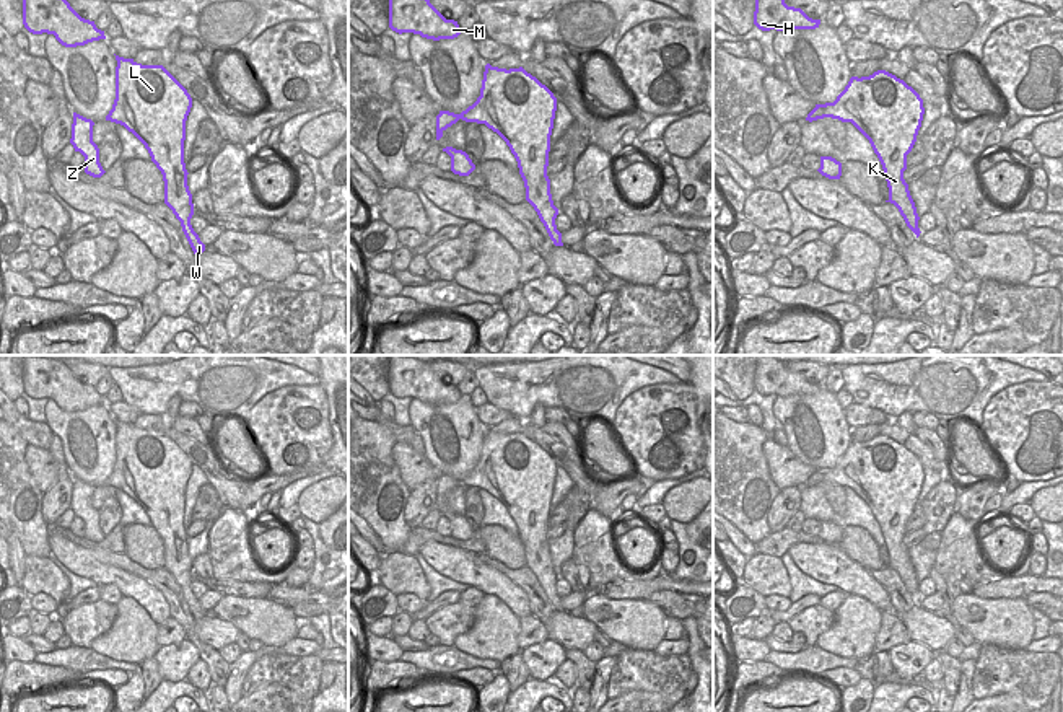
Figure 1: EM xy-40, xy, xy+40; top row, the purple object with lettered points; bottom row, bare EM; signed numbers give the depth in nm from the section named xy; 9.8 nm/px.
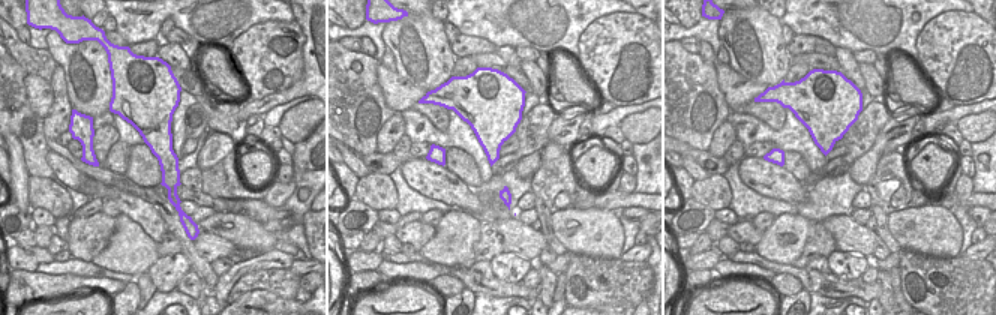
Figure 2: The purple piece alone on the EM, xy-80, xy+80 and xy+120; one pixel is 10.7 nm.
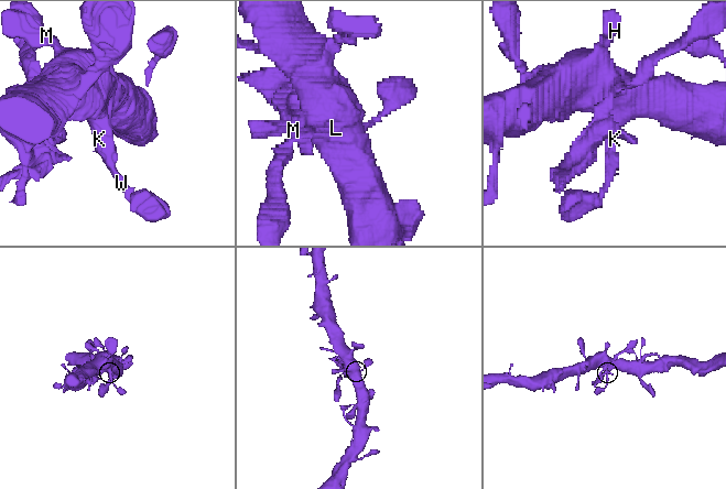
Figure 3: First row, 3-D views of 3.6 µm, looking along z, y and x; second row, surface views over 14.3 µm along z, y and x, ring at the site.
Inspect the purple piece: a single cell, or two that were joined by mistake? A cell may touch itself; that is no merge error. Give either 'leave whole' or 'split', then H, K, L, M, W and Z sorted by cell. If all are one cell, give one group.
split | H K L M W / Z

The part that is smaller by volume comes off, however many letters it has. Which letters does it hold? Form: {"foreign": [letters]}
{"foreign": ["Z"]}

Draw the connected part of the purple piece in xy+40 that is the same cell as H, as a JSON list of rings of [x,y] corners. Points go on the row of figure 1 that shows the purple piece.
[[[755,0],[754,24],[762,31],[816,29],[820,20],[809,18],[801,8],[788,7],[785,0]]]

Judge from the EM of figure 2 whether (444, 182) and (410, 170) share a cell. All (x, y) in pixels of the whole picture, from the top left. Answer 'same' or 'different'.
same

